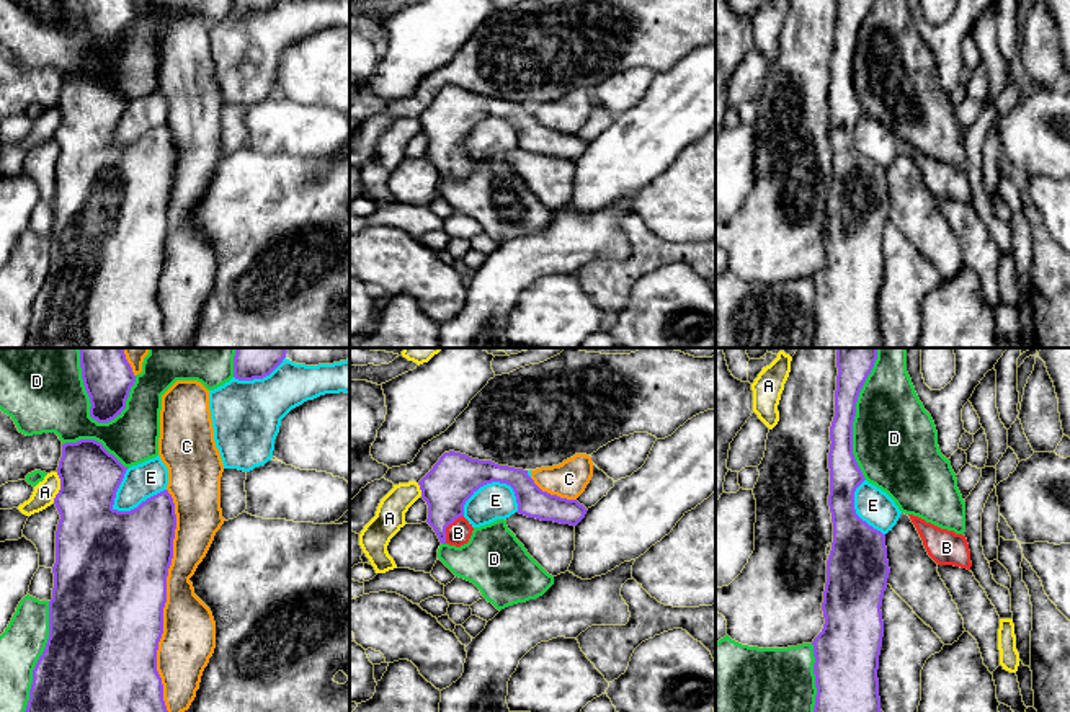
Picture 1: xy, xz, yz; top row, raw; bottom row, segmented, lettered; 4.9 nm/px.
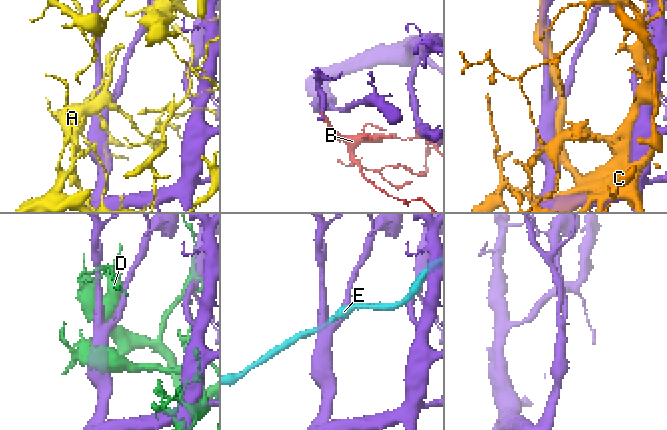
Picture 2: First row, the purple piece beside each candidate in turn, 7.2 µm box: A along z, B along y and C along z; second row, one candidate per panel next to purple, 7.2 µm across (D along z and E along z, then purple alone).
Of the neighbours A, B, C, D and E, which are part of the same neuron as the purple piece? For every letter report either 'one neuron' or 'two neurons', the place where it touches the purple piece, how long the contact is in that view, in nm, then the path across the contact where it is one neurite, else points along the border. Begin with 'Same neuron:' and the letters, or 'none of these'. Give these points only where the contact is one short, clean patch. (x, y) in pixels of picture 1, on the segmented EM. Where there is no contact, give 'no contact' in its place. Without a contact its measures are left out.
Same neuron: B
A: two neurons; meets purple in xy at (61, 487); contact 150 nm long
B: one neuron; meets purple in xz at (446, 526); contact 170 nm long
C: two neurons; meets purple in xy at (165, 600); contact 1100 nm long
D: two neurons; meets purple in xy at (85, 389); contact 400 nm long
E: two neurons; meets purple in xy at (139, 505); contact 280 nm long

